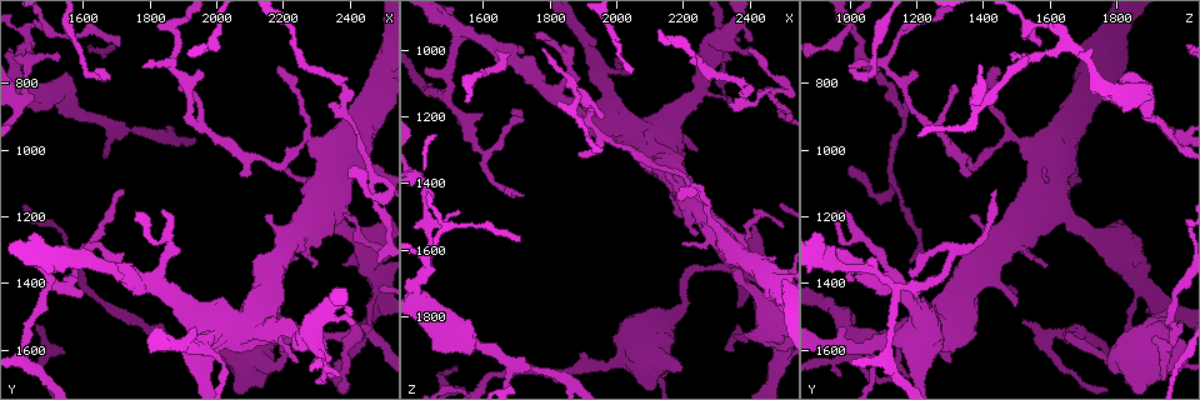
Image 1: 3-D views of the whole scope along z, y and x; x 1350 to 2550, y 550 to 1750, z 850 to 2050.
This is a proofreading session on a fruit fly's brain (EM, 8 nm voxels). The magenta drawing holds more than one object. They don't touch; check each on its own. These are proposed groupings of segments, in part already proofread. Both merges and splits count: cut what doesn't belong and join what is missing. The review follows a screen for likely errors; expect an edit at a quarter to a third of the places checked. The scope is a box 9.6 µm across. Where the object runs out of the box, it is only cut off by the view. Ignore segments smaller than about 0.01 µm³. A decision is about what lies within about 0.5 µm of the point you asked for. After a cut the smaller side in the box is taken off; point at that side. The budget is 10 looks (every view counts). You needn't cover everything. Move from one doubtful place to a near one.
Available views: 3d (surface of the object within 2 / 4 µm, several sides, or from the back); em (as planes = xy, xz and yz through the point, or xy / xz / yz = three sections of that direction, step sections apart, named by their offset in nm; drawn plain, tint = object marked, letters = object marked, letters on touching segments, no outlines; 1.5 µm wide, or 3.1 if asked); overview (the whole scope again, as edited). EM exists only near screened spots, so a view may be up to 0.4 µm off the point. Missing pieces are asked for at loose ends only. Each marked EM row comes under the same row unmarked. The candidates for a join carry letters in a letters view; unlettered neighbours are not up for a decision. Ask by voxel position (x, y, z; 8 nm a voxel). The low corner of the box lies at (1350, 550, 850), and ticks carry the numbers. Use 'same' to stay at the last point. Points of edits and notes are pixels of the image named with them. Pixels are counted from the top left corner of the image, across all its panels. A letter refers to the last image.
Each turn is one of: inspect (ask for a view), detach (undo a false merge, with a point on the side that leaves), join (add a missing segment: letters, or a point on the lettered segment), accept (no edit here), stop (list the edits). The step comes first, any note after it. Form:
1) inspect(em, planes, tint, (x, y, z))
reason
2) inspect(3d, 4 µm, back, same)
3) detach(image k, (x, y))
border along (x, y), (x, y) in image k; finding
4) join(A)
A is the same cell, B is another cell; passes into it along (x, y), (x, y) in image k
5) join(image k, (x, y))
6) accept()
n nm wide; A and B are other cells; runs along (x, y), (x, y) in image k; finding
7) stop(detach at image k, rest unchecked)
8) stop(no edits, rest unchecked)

inspect(em, planes, letters, (2470, 1080, 1130))
three arms meet

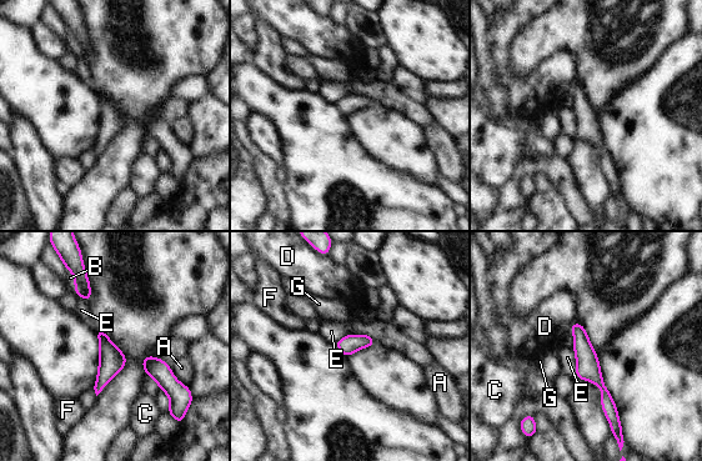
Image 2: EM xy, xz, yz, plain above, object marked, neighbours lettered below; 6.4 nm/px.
accept()
120 nm wide; A, B, C, D, E, F and G are other cells; border along (572, 347), (577, 377) in image 2; all the same cell

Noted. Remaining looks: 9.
inspect(em, planes, letters, (2150, 1190, 1370))
branch stops here

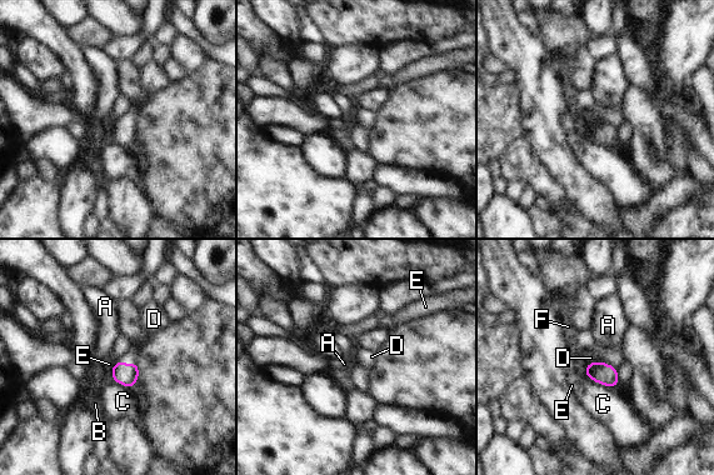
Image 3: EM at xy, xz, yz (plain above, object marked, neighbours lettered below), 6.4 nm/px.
join(D)
D is the same cell, A, B, C, E and F are other cells; the cell continues

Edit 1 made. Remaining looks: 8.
inspect(overview)

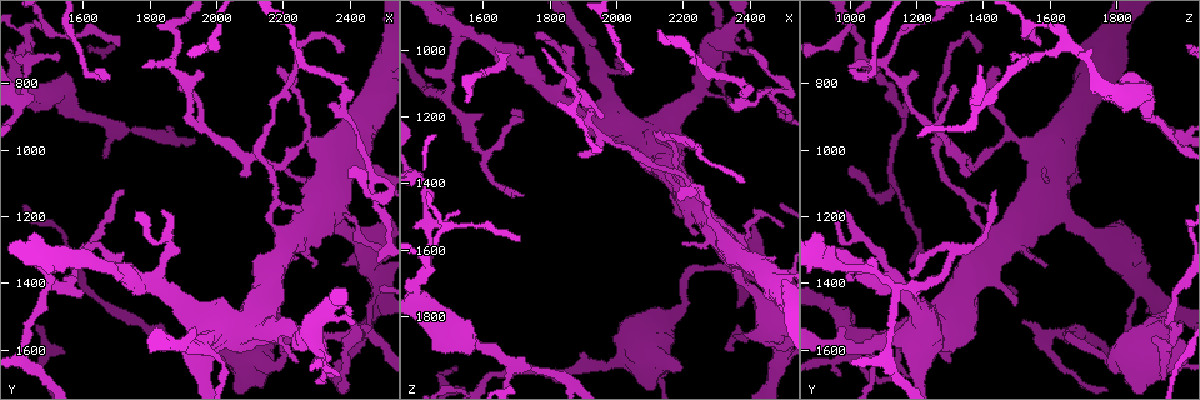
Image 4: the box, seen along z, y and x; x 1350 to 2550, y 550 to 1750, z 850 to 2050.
inspect(3d, 4 µm, (1600, 1300, 1320))
two arms in line, one across

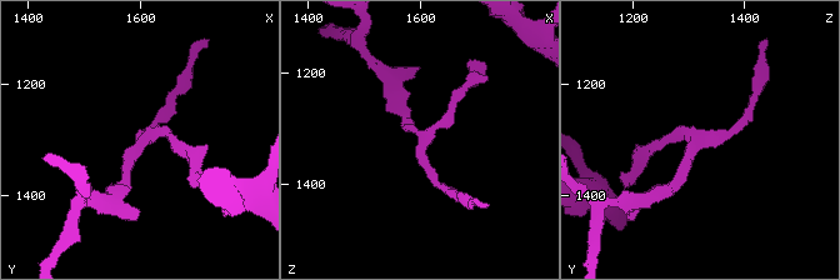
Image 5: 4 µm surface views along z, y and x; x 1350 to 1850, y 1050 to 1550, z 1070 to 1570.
inspect(em, planes, letters, (1610, 1300, 1320))
3 arms; shape alone is not enough

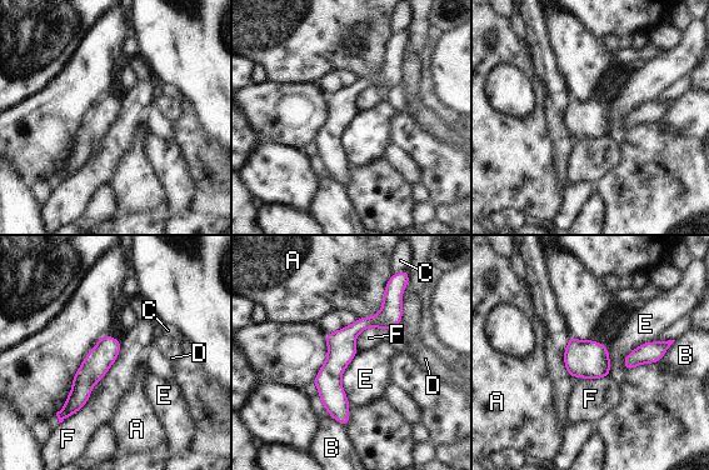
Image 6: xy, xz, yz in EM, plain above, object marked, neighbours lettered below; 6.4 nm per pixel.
accept()
170 nm wide; A, B, C, D, E and F are other cells; border along (121, 341), (119, 355), (99, 380) in image 6; continuous, no second cell

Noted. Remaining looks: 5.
inspect(3d, 4 µm, (1890, 1600, 1170))
thick end

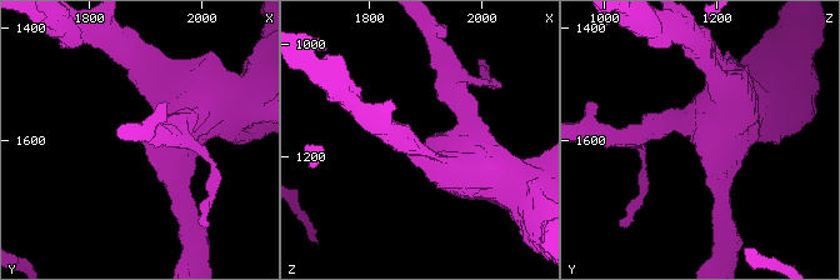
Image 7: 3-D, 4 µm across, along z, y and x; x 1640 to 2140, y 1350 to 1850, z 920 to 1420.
inspect(em, planes, letters, (1890, 1600, 1180))
need the tissue

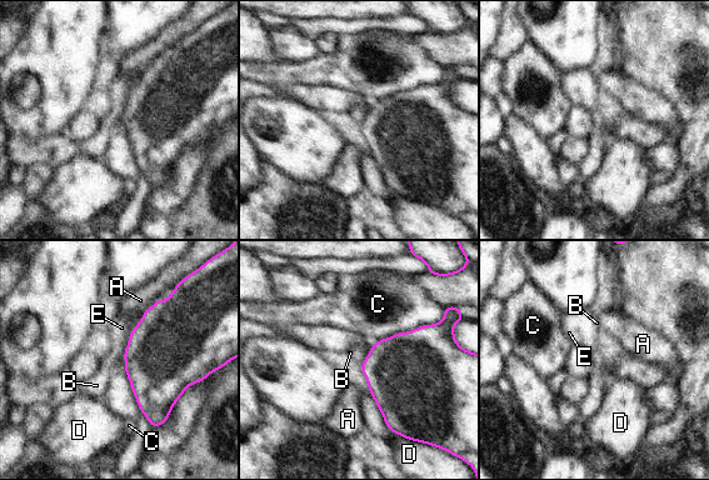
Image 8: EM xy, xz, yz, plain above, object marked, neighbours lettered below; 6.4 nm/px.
accept()
A, B, C, D and E are other cells; border along (123, 353), (124, 356) in image 8; none of them fits

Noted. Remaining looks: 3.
stop(join at image 3, rest unchecked)

